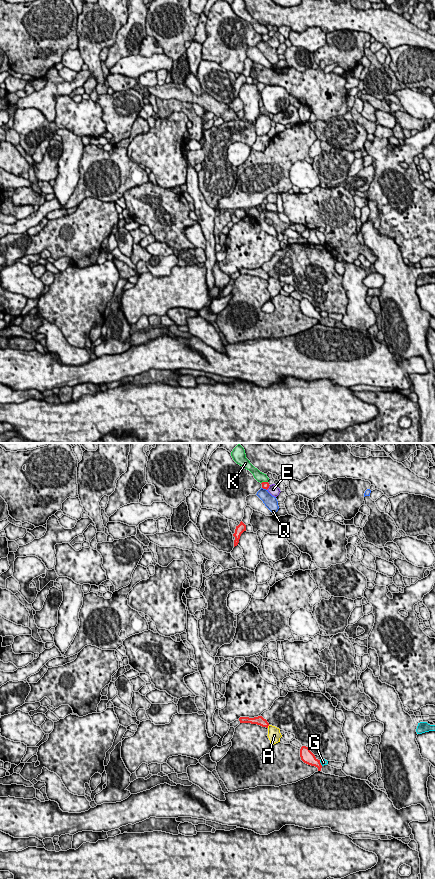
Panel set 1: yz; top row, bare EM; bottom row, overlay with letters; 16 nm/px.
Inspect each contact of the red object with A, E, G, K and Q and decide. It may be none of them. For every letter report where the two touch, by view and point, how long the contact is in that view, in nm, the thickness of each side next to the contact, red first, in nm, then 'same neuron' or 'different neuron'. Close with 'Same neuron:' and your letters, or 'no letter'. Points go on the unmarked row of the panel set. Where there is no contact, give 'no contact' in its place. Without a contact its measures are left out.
A: contact yz (268, 277); length 60 nm; calibres 140 and 220 nm; different neuron
E: contact yz (268, 39); length 110 nm; calibres 130 and 160 nm; different neuron
G: contact yz (320, 315); length 110 nm; calibres 200 and 100 nm; different neuron
K: contact yz (264, 34); length 120 nm; calibres 130 and 160 nm; different neuron
Q: contact yz (264, 40); length 100 nm; calibres 130 and 200 nm; different neuron
Same neuron: no letter

